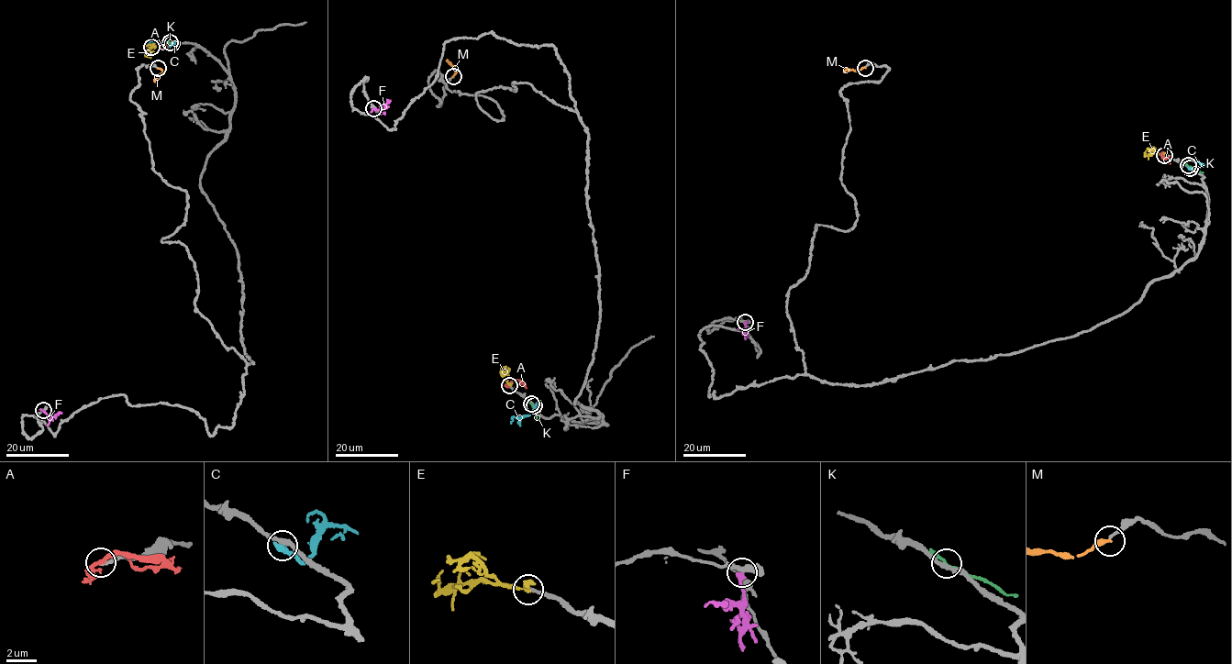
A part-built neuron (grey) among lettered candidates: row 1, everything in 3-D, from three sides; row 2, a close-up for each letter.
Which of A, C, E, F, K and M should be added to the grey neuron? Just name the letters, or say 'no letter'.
E

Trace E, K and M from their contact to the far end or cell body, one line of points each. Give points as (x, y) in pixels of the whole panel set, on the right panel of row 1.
E: (1164, 155), (1146, 152)
K: (1187, 166), (1203, 172)
M: (865, 67), (843, 71)

